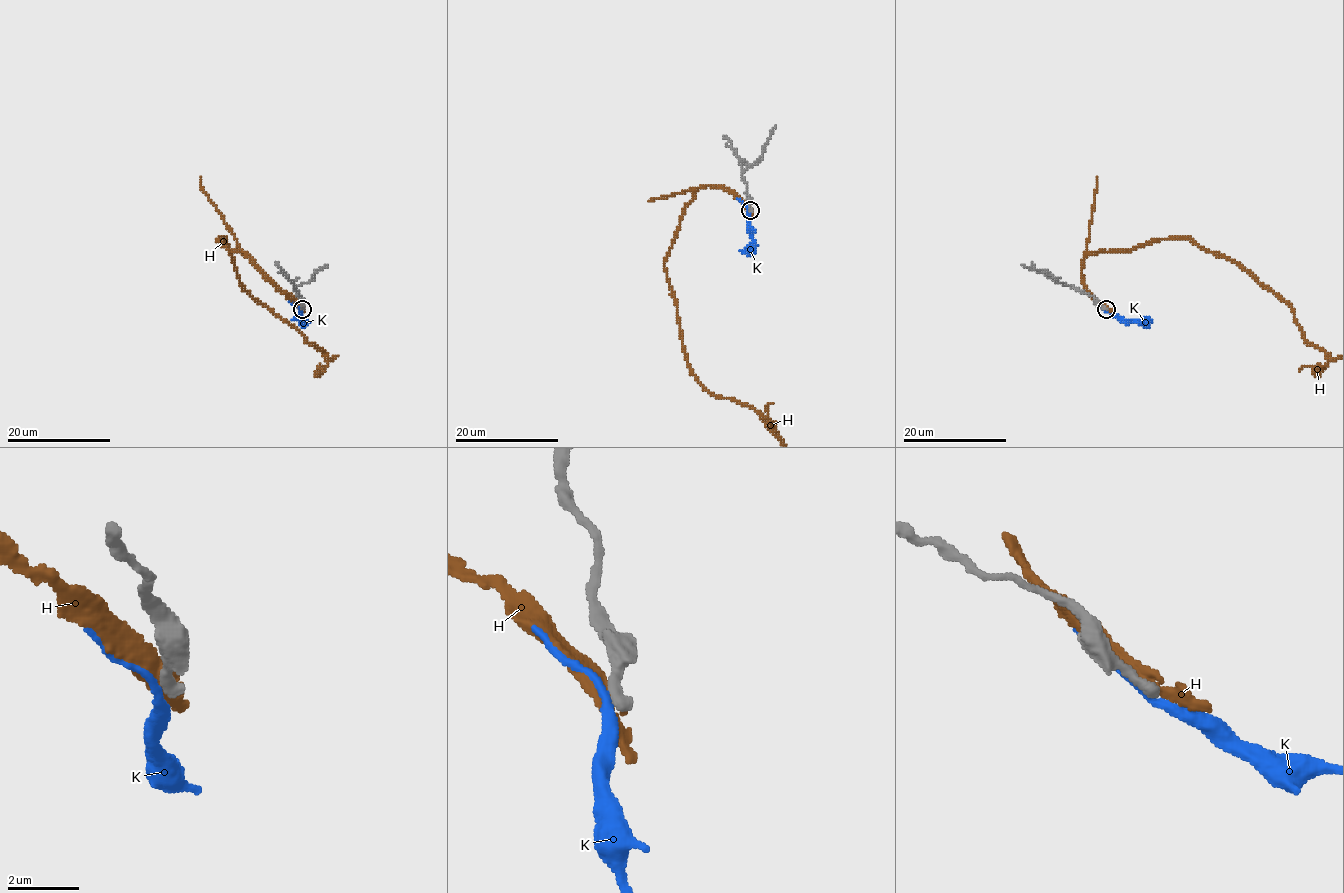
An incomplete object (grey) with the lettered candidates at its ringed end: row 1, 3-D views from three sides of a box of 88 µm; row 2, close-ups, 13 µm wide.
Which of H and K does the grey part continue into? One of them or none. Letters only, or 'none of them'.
none of them

